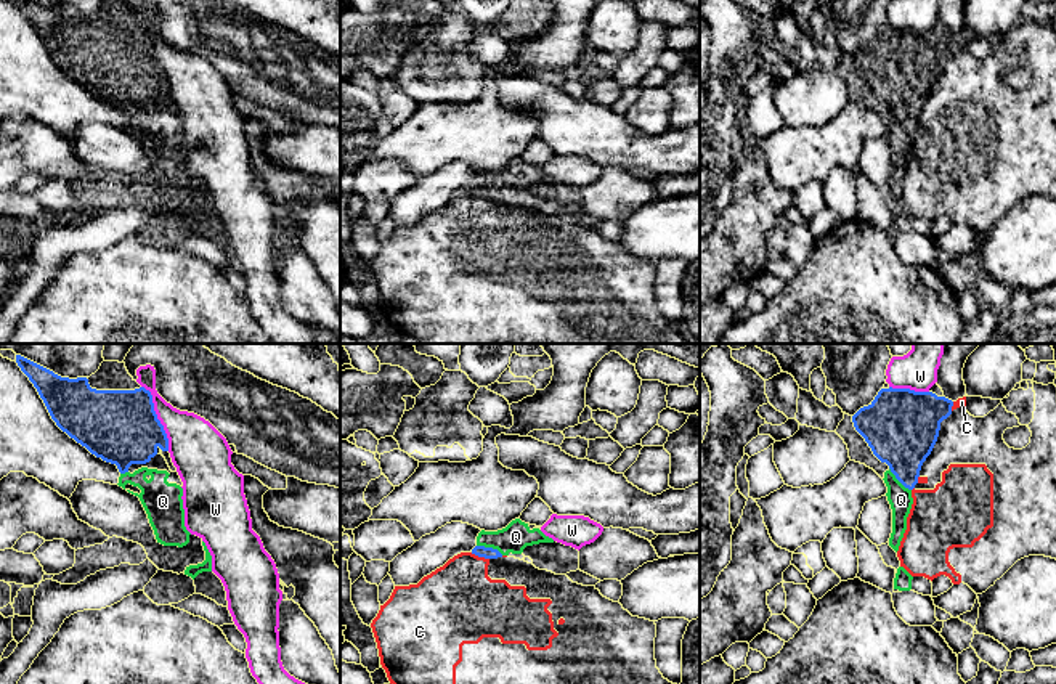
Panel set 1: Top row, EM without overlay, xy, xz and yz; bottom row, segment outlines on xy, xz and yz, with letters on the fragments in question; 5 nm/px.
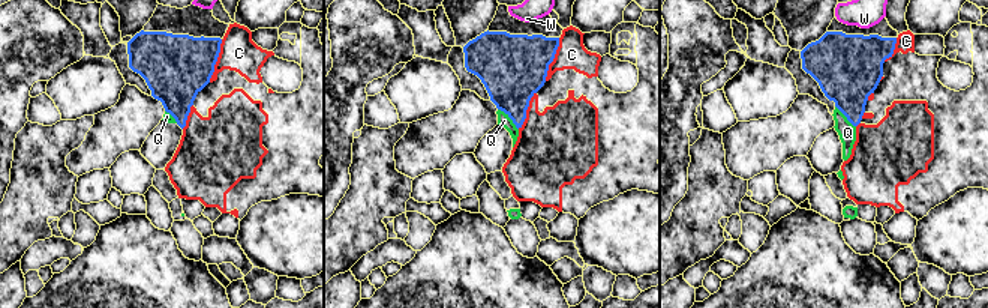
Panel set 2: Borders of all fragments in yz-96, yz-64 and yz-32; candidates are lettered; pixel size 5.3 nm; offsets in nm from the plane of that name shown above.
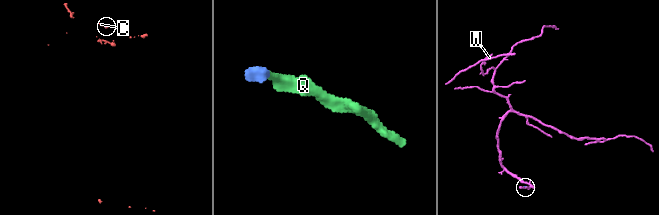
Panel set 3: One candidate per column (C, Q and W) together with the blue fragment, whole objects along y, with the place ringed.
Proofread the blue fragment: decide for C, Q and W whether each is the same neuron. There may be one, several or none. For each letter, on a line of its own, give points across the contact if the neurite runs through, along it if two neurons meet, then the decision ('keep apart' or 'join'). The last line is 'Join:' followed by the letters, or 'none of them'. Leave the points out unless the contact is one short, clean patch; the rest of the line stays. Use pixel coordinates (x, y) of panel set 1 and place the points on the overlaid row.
C: keep apart
Q: across xz (488, 553), (490, 548), (515, 537) | join
W: along xy (142, 386), (151, 395), (153, 410), (162, 426), (169, 450) | keep apart
Join: Q

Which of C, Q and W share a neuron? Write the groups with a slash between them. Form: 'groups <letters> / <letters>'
groups C / Q / W

